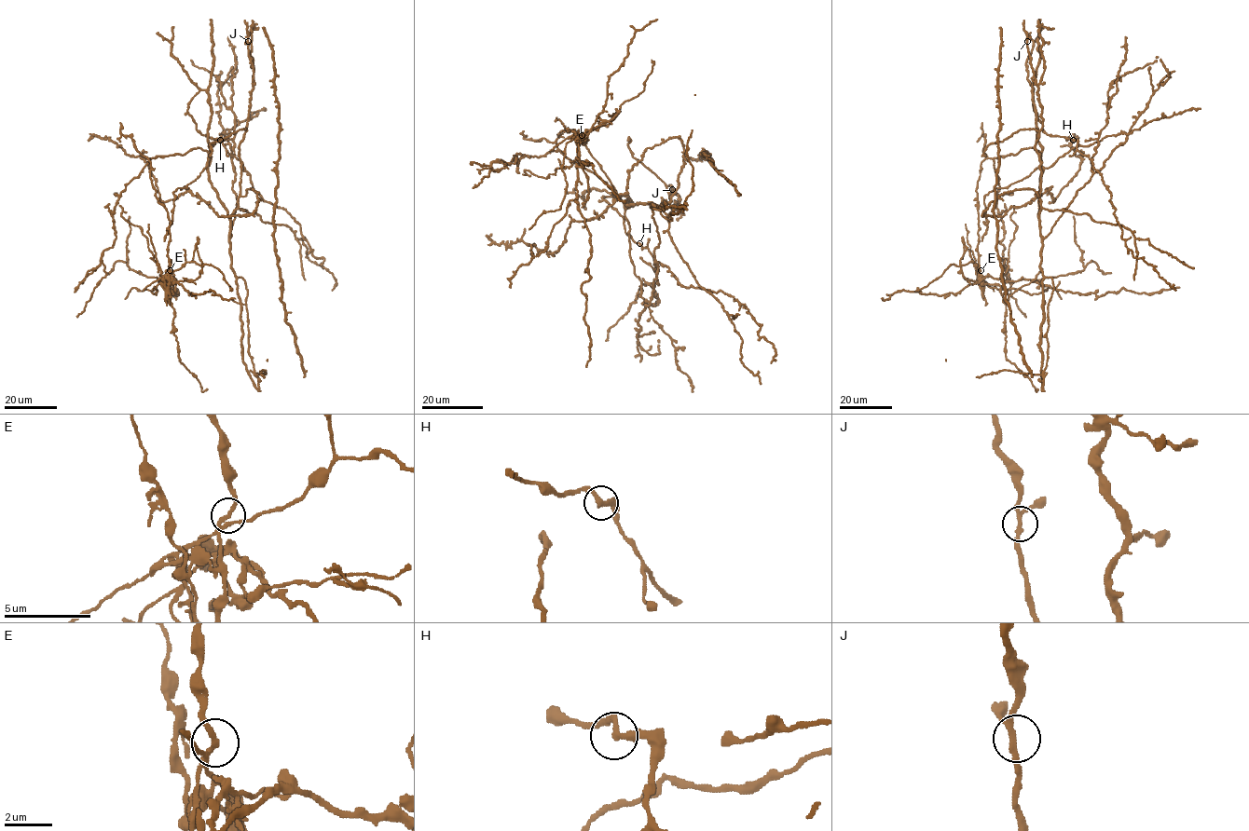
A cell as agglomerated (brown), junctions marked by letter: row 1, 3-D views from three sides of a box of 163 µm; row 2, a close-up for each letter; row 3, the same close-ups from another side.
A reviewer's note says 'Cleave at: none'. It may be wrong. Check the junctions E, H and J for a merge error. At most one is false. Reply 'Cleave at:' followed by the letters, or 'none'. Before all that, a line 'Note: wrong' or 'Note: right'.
Note: wrong
Cleave at: E

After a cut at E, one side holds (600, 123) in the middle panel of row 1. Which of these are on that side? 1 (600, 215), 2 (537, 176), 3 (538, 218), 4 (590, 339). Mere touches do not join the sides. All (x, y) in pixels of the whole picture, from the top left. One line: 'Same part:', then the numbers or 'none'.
Same part: 2, 3, 4

